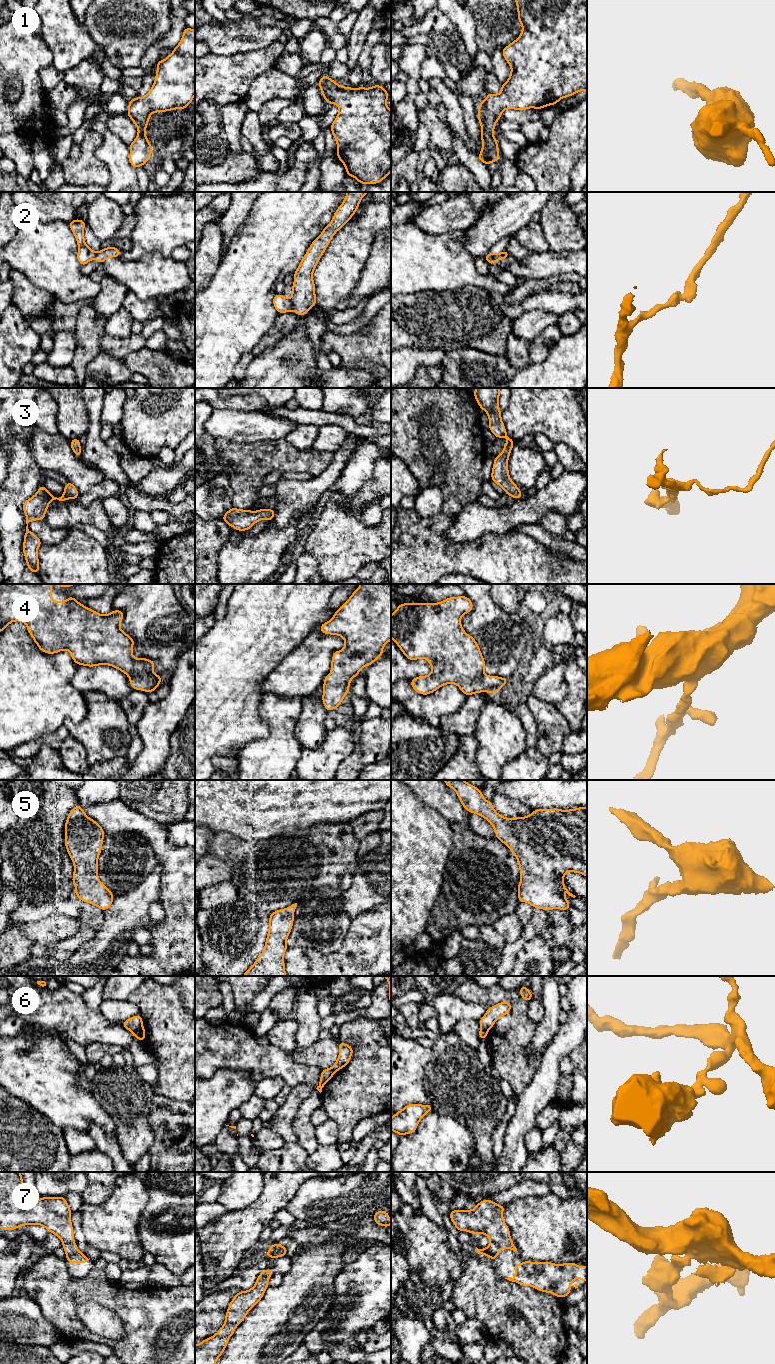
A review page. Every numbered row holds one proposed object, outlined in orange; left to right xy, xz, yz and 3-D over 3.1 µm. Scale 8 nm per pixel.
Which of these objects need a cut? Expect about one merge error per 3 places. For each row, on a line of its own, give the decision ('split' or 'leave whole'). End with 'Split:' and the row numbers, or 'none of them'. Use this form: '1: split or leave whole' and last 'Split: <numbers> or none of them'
1: leave whole
2: split
3: leave whole
4: leave whole
5: leave whole
6: split
7: leave whole
Split: 2, 6

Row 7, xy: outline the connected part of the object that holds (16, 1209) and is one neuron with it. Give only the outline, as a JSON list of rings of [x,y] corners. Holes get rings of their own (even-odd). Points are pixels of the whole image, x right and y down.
[[[0,1172],[0,1227],[7,1231],[24,1225],[41,1225],[60,1238],[68,1262],[88,1263],[90,1259],[78,1250],[74,1242],[71,1214],[65,1197],[41,1197],[32,1201],[24,1192],[21,1172]]]

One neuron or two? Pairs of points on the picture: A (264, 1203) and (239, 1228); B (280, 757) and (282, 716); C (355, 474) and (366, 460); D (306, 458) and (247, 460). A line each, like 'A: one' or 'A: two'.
A: one
B: one
C: one
D: one

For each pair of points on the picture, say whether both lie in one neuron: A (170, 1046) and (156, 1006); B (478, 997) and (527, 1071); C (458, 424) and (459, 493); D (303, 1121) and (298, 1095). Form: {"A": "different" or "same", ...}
{"A": "same", "B": "same", "C": "same", "D": "different"}

